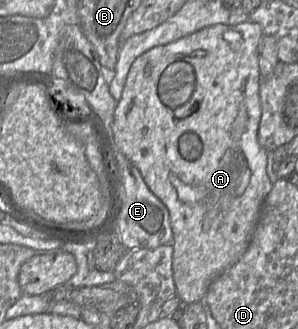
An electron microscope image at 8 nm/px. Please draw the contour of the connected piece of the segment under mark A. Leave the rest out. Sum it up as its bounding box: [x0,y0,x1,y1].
[112,21,272,304]

